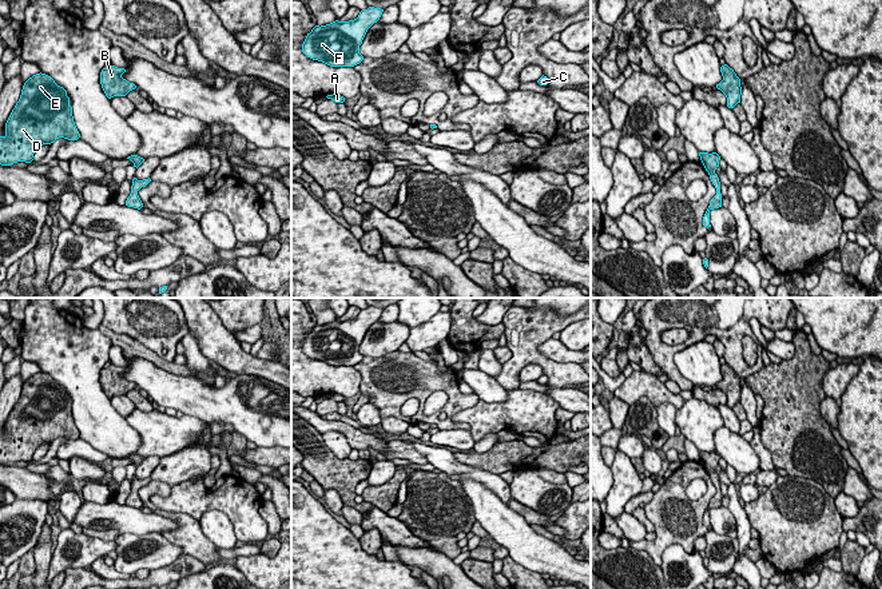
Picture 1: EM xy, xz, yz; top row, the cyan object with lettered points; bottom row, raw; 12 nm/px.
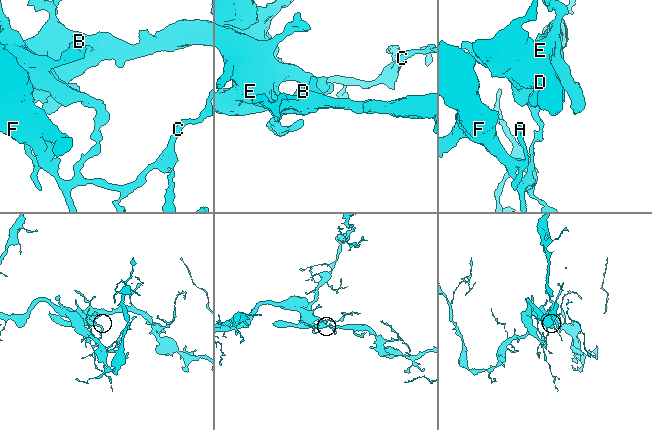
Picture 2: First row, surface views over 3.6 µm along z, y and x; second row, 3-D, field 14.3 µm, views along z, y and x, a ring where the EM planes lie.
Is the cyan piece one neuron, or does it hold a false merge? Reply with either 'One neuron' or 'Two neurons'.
Two neurons

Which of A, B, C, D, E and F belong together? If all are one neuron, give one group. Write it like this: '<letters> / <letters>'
A C F / B D E

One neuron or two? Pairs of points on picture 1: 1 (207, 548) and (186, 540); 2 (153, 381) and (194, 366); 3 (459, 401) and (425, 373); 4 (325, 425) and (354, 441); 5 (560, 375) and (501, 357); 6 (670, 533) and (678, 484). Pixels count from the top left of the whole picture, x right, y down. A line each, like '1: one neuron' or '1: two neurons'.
1: one neuron
2: two neurons
3: one neuron
4: one neuron
5: two neurons
6: one neuron

